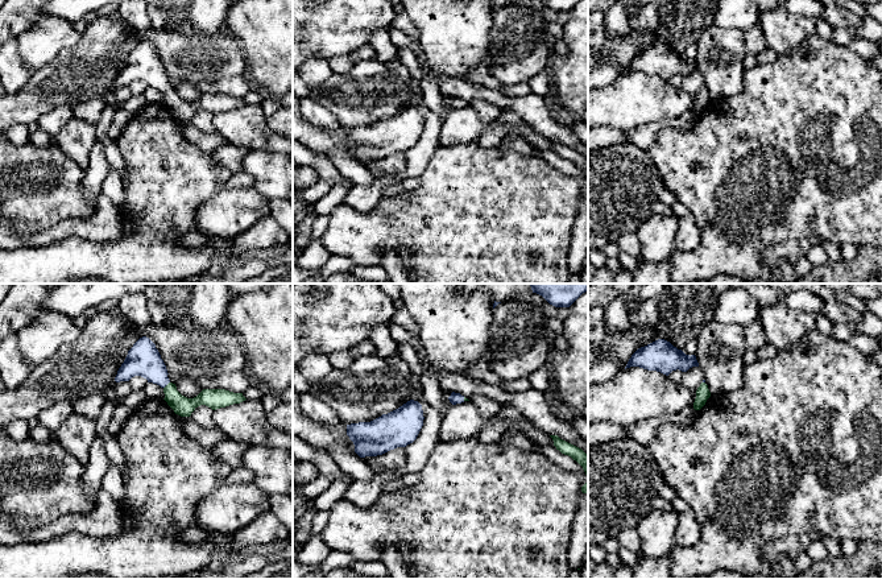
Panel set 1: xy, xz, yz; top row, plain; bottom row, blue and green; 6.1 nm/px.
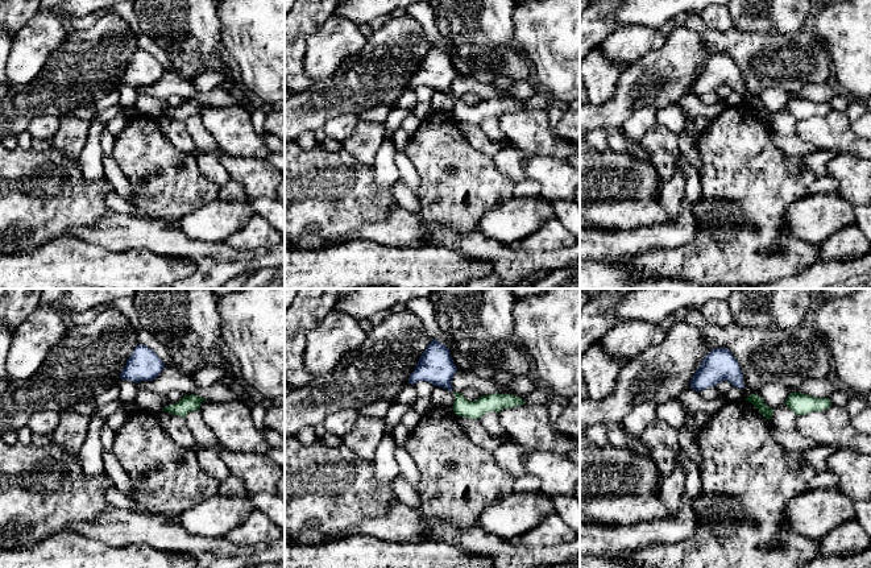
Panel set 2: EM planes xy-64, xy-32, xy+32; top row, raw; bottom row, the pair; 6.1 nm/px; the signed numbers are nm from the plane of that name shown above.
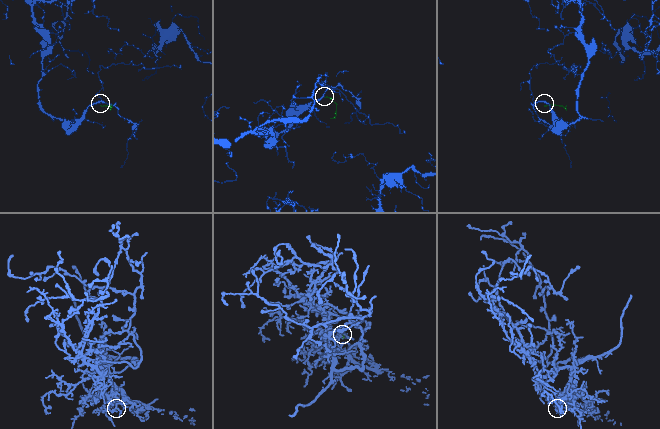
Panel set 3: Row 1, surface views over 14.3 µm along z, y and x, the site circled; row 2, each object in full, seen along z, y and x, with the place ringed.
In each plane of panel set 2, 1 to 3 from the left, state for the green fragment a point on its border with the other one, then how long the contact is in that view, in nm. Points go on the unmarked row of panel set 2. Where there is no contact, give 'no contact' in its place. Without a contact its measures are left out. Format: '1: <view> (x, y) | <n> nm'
1: no contact
2: no contact
3: no contact

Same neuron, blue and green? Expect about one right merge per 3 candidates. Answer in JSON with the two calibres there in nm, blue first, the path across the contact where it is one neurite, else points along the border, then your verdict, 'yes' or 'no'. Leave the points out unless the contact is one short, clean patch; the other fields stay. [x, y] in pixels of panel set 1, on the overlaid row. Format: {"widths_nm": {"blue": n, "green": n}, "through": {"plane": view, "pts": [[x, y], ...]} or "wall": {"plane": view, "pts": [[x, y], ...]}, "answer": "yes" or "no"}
{"widths_nm": {"blue": 200, "green": 120}, "through": {"plane": "xy", "pts": [[143, 359], [166, 384], [170, 393], [183, 406]]}, "answer": "yes"}

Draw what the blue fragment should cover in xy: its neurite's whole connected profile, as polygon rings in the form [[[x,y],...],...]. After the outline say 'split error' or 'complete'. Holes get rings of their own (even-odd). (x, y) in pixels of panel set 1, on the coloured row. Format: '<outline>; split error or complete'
[[[142,336],[128,351],[115,381],[129,381],[134,376],[141,376],[148,382],[160,385],[165,393],[163,400],[181,417],[190,417],[200,405],[216,410],[247,400],[243,393],[233,393],[225,389],[203,389],[196,397],[187,398],[177,390],[175,384],[169,380],[167,375],[166,365],[156,344],[149,338]]]; split error

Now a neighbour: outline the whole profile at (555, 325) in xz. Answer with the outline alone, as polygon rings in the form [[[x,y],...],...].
[[[546,317],[544,324],[547,326],[550,331],[554,332],[554,335],[563,335],[564,332],[564,323],[558,317],[554,317],[554,318]]]

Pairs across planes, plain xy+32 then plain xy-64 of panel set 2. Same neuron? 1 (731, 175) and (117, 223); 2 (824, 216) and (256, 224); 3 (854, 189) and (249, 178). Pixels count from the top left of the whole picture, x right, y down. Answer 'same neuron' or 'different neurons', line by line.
1: different neurons
2: different neurons
3: same neuron

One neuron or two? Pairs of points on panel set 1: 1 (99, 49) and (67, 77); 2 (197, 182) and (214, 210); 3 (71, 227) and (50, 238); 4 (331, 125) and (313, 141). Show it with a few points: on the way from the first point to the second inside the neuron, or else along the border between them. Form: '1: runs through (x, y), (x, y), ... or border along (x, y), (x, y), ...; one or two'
1: runs through (91, 57), (75, 73); one
2: border along (224, 186), (198, 210), (195, 228); two
3: runs through (66, 230), (56, 234); one
4: border along (306, 119), (327, 131), (334, 131), (339, 127); two

